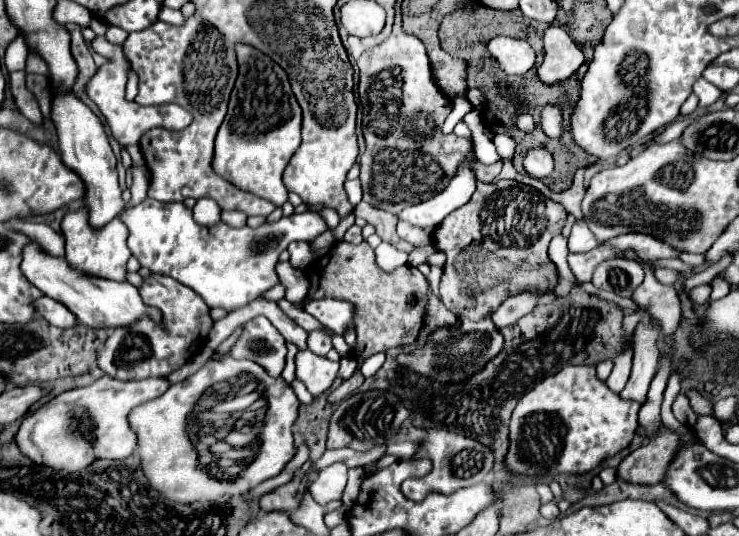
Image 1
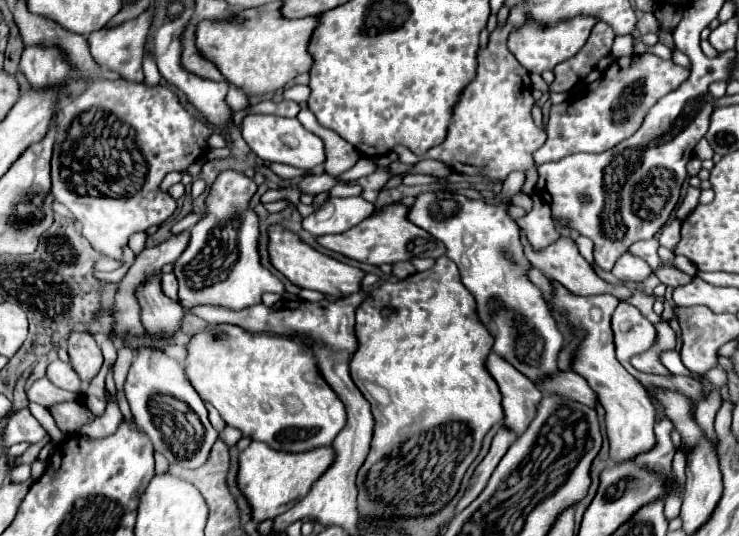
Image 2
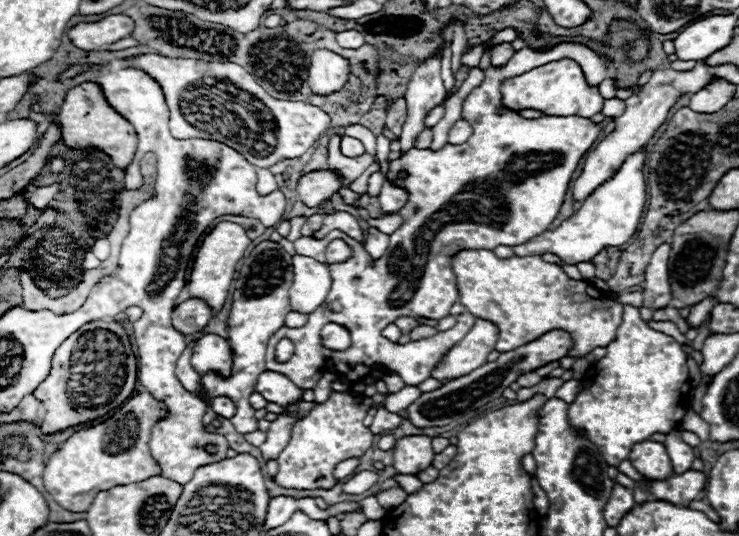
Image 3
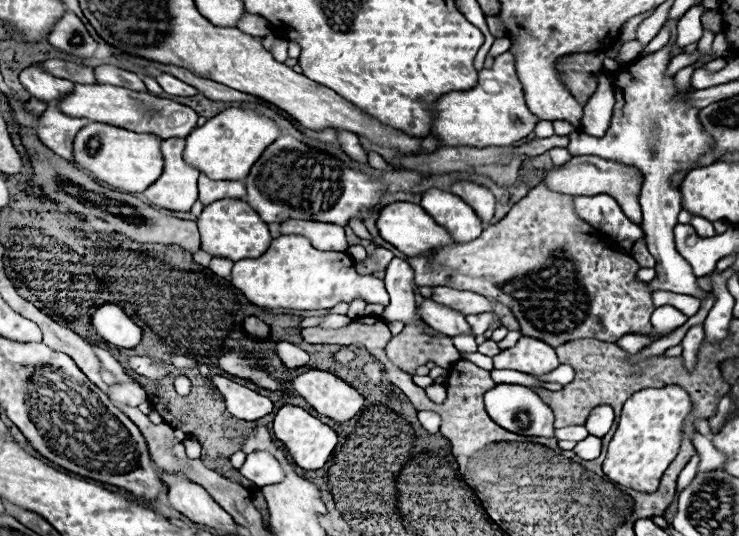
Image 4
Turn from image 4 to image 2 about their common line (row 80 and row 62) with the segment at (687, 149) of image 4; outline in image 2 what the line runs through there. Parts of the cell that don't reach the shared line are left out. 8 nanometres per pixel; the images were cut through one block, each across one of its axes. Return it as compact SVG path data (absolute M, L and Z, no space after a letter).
M634 54L618 58L604 72L604 76L592 82L574 100L550 108L546 124L548 140L534 154L534 162L560 160L576 152L604 152L618 142L630 138L644 122L648 110L668 92L676 90L690 74L690 68L682 68L672 60L662 60L654 54Z

